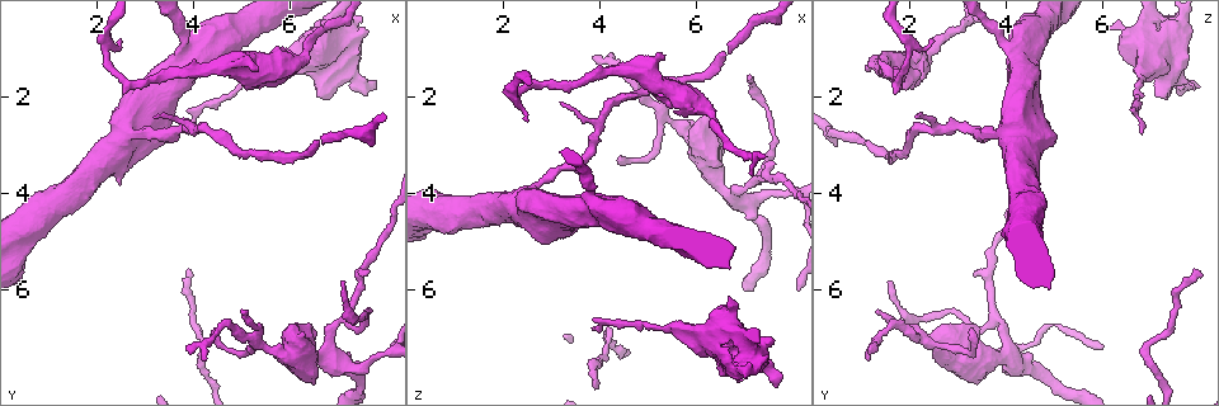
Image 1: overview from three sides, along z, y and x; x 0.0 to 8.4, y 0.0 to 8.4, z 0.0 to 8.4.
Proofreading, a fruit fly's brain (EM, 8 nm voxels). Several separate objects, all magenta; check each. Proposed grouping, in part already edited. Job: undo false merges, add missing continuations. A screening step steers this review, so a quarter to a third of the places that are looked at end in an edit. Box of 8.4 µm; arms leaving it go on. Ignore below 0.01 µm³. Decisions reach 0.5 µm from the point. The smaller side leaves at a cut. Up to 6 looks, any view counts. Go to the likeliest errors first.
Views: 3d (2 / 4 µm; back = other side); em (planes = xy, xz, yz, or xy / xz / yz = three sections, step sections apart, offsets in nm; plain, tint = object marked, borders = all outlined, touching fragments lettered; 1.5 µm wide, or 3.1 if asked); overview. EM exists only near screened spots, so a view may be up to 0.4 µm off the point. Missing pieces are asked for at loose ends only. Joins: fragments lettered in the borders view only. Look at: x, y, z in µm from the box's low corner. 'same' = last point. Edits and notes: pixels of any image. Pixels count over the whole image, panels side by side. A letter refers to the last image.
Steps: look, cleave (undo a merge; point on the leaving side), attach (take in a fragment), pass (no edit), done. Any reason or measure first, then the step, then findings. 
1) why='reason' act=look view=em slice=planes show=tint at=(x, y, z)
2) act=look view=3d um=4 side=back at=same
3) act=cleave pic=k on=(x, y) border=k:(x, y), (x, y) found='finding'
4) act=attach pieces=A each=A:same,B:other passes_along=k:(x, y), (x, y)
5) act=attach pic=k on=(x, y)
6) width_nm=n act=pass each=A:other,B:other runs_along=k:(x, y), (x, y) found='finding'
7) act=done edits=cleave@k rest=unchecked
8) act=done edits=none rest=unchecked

why='end of a long branch' act=look view=em slice=planes show=borders at=(3.90, 2.80, 6.80)

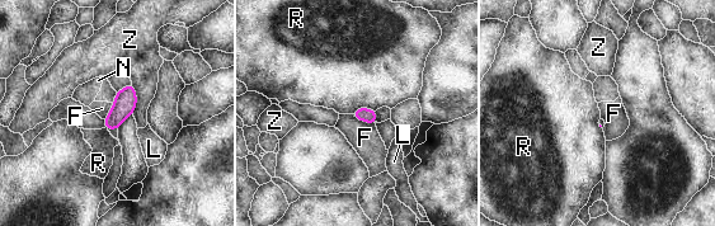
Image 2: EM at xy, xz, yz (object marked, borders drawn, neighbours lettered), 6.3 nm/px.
act=pass each=F:other,L:other,N:other,R:other,Z:other border=2:(375, 109), (357, 107), (351, 113) found='no lettered fragment goes on from it'

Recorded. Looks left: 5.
act=look view=em slice=yz step=8 show=borders at=(6.75, 1.45, 7.35)

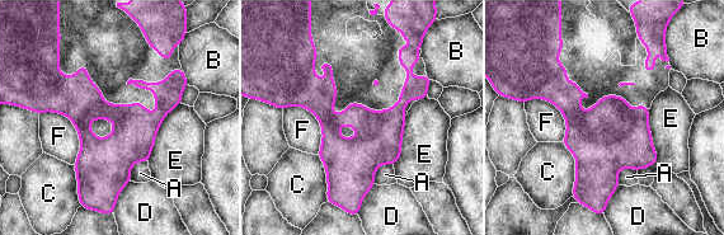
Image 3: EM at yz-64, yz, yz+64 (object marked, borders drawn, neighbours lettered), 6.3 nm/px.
width_nm=280 act=pass each=A:other,B:other,C:other,D:other,E:other,F:other runs_along=3:(402, 56), (409, 92), (356, 161), (356, 197) found='one neuron here'

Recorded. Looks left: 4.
why='thin neck' act=look view=3d um=4 at=(3.25, 2.70, 3.45)

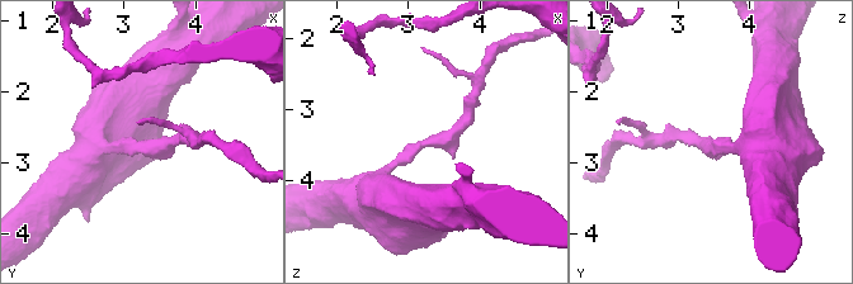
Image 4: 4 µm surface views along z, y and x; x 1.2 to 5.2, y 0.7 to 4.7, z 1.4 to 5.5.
why='need the tissue' act=look view=em slice=planes show=borders at=(3.20, 2.80, 3.50)

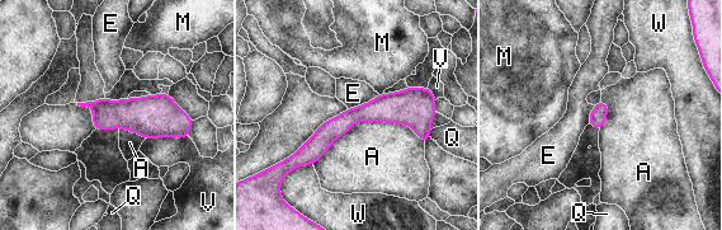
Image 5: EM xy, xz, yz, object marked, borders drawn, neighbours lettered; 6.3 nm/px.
width_nm=110 act=pass each=A:other,E:other,M:other,Q:other,V:other,W:other border=5:(424, 142), (355, 122), (312, 164) found='continuous, no second neuron'

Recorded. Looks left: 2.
act=done edits=none rest=unchecked

